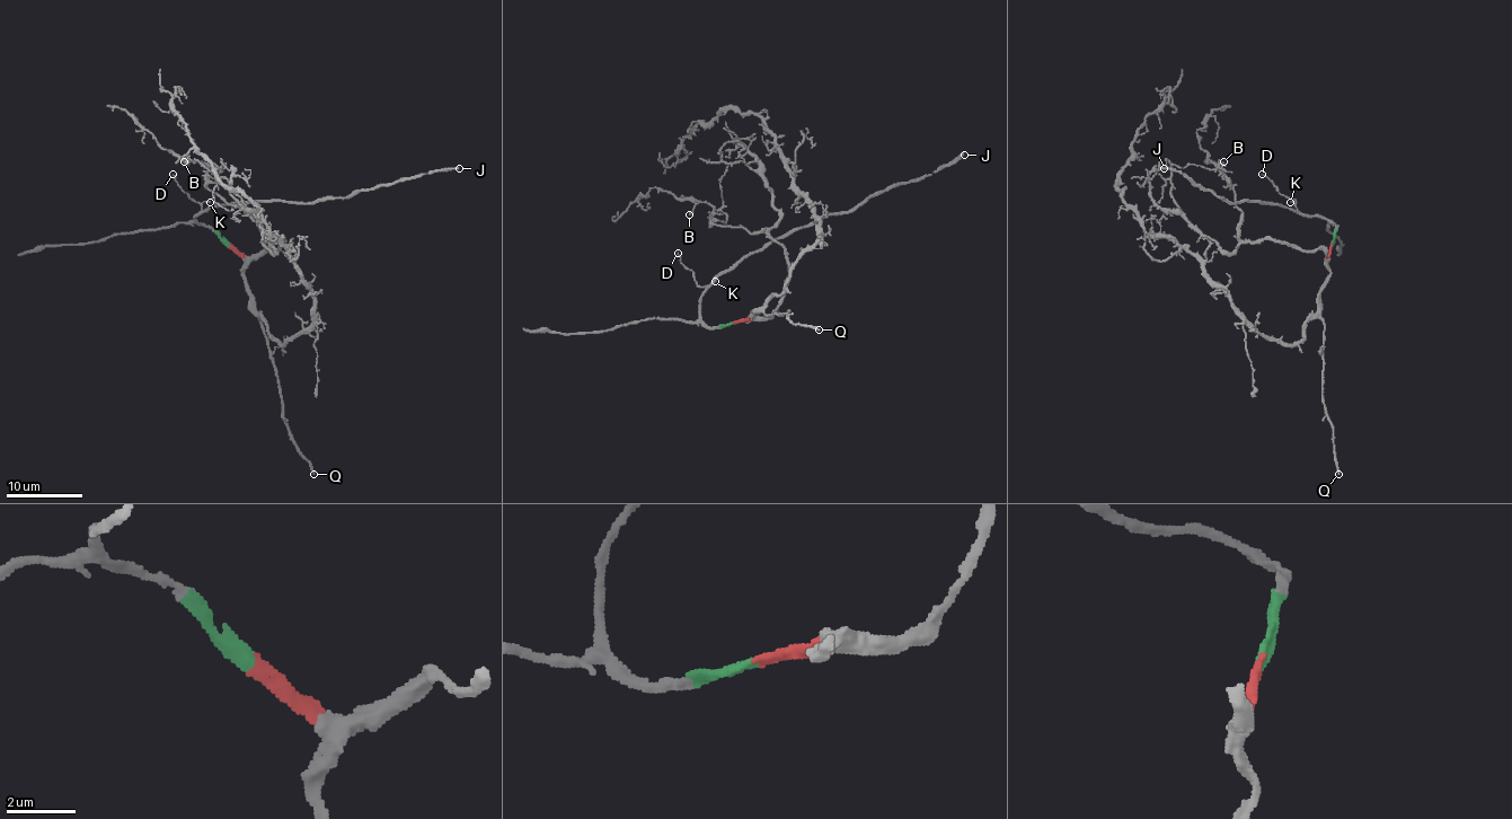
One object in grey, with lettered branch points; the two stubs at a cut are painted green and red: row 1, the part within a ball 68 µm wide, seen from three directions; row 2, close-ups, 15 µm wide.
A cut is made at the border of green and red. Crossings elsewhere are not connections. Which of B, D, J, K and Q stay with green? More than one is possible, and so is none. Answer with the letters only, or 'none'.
D, J, K

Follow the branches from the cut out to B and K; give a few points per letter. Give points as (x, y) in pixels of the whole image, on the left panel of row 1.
B: (229, 244), (246, 256), (284, 244), (281, 238), (265, 243), (246, 213), (208, 187), (202, 163), (184, 163)
K: (229, 244), (195, 219), (204, 201), (210, 202)

